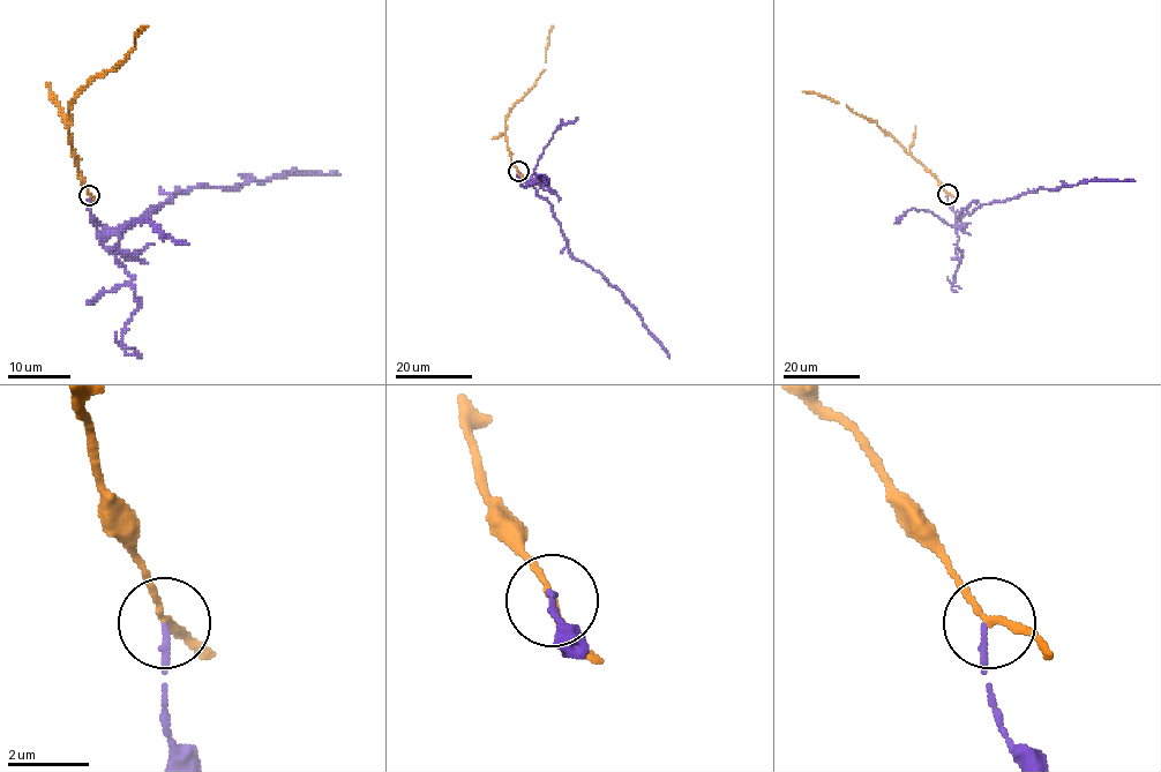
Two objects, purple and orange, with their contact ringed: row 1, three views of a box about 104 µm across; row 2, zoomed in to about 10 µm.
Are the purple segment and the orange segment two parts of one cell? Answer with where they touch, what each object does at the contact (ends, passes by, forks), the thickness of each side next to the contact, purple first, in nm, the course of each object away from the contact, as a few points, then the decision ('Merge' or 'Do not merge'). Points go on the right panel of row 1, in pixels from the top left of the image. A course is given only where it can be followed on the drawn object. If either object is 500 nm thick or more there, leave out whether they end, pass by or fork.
Place: (948, 194). At the ring purple ends. At the ring orange passes by. Thickness 140 nm (purple) against 160 nm. Course of purple: (948, 194), (960, 224), (960, 218), (982, 204), (1041, 187), (1058, 190), (1092, 180), (1135, 181). Course of orange: (948, 194), (942, 185), (875, 121), (846, 105), (802, 91). Do not merge

